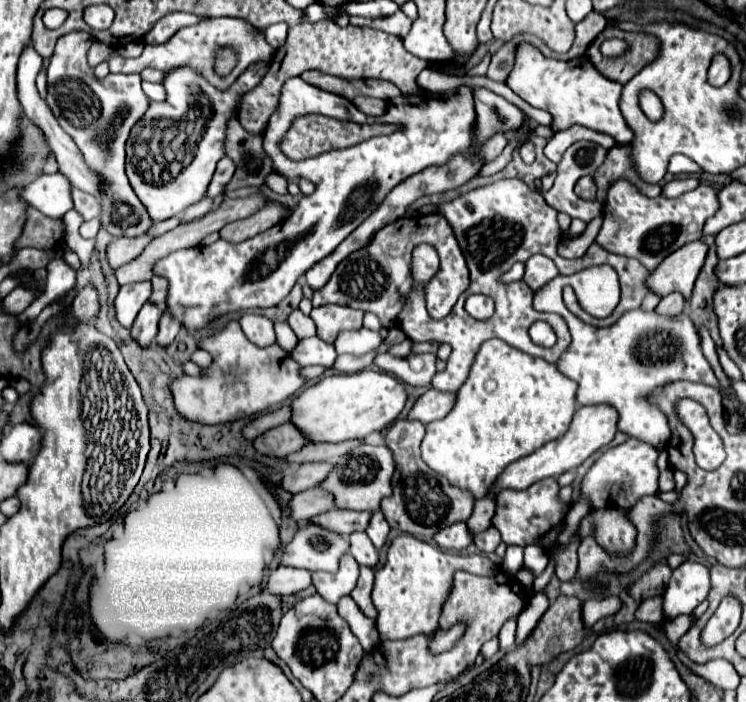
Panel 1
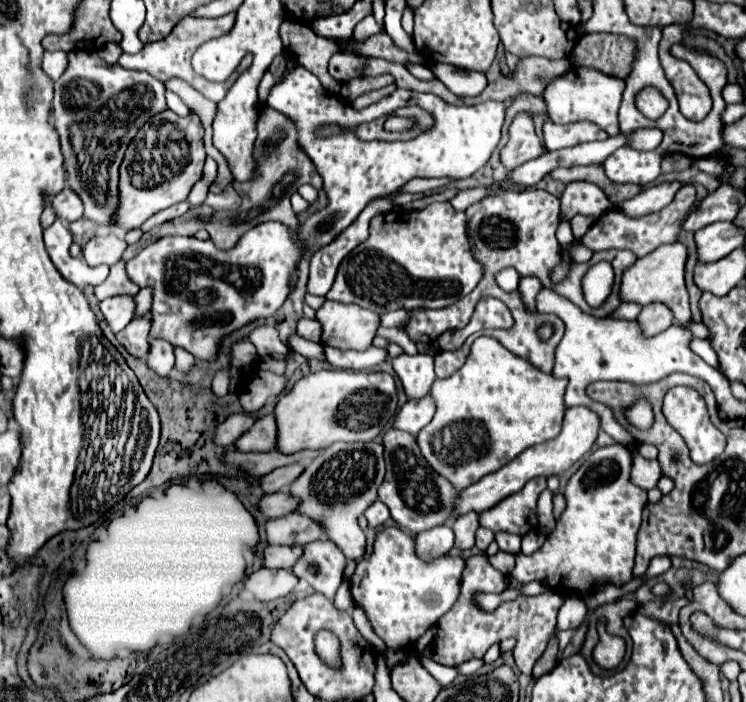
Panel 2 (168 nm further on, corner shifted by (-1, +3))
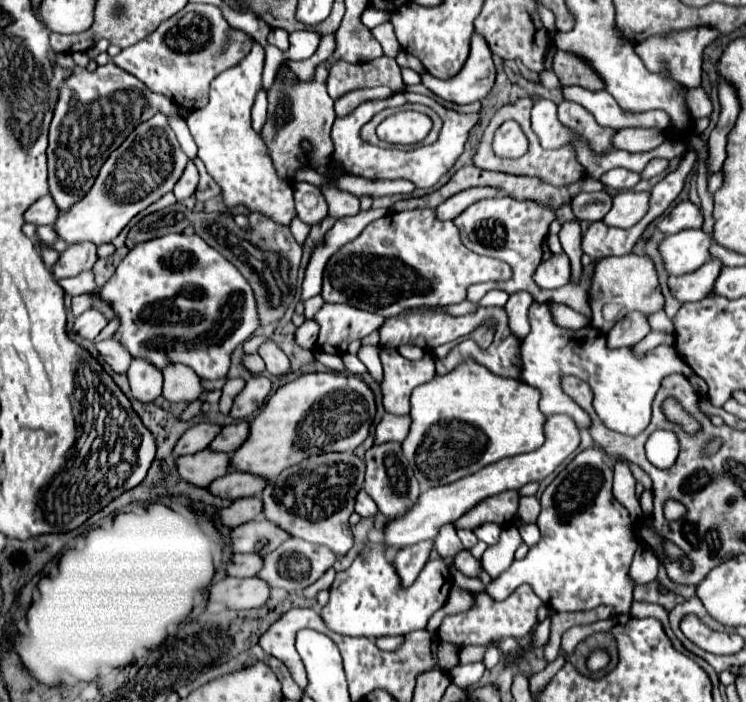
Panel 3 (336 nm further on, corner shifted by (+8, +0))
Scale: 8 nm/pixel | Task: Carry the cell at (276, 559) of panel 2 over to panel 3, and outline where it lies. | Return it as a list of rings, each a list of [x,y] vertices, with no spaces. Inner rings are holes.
[[[235,554],[225,566],[225,574],[233,578],[251,578],[259,572],[261,564],[259,554]]]

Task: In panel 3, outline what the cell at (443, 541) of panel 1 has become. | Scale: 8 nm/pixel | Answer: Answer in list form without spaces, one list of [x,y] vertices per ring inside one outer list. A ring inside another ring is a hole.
[[[419,542],[407,548],[401,548],[393,560],[395,572],[399,574],[399,580],[403,582],[403,586],[411,586],[415,582],[415,578],[419,576],[419,572],[423,570],[423,566],[429,560],[429,552],[433,548],[433,542]]]

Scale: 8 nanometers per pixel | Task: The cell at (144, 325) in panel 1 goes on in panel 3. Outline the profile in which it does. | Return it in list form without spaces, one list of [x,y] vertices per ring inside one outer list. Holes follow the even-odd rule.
[[[113,338],[99,342],[99,344],[97,344],[97,350],[99,350],[101,358],[103,358],[103,360],[111,366],[111,370],[117,372],[117,374],[123,374],[123,372],[129,368],[129,364],[131,364],[129,352],[123,350],[123,346],[121,346],[117,340],[113,340]]]

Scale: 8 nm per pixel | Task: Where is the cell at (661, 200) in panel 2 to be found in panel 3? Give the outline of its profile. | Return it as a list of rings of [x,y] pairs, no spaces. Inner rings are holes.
[[[621,192],[613,198],[613,208],[607,212],[603,222],[607,226],[629,228],[639,222],[649,204],[649,192]]]

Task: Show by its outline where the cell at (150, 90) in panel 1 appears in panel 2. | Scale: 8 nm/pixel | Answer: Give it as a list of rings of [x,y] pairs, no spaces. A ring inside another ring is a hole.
[[[166,91],[166,101],[168,101],[168,109],[172,109],[176,115],[180,115],[180,117],[188,115],[190,109],[188,109],[172,91]]]

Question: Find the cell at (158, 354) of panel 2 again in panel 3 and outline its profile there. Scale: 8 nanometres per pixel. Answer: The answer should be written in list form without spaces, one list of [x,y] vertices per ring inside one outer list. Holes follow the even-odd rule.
[[[135,358],[127,370],[129,388],[133,396],[141,402],[155,402],[155,398],[161,394],[163,376],[161,370],[157,370],[153,364]]]

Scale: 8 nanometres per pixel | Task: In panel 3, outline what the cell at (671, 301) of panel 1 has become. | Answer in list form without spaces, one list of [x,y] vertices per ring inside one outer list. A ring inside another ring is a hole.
[[[631,312],[621,318],[609,332],[607,332],[607,346],[613,348],[631,348],[639,340],[643,340],[651,332],[647,318],[641,312]]]

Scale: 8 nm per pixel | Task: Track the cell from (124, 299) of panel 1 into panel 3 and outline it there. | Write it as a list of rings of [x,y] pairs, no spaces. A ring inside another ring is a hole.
[[[87,310],[83,312],[79,318],[75,318],[75,324],[73,324],[73,330],[77,336],[81,338],[87,338],[87,340],[93,340],[103,328],[107,326],[107,320],[101,312],[97,310]]]

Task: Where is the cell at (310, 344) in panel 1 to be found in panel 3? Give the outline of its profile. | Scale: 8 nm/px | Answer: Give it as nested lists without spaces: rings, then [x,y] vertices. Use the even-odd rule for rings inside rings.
[[[345,352],[343,356],[343,362],[345,362],[345,368],[347,368],[347,372],[351,372],[351,374],[355,374],[355,376],[361,376],[361,374],[365,374],[367,372],[367,368],[365,368],[365,364],[355,356],[355,354],[349,354],[349,352]]]

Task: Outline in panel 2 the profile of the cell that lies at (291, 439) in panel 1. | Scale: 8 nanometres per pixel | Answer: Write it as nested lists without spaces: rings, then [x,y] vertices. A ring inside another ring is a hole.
[[[264,415],[256,421],[252,431],[246,431],[236,447],[240,451],[272,451],[276,449],[276,419],[274,415]]]

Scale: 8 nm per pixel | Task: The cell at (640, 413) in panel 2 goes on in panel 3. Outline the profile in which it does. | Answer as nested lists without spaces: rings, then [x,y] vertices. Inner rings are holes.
[[[533,302],[529,310],[529,322],[531,322],[531,334],[521,344],[521,358],[523,358],[523,374],[521,380],[527,382],[529,386],[537,388],[541,392],[539,400],[539,410],[545,416],[553,414],[567,414],[575,420],[577,426],[587,428],[589,426],[589,416],[585,410],[581,410],[563,390],[561,390],[561,376],[573,374],[585,382],[589,382],[593,390],[593,408],[601,422],[615,432],[627,434],[627,436],[637,436],[643,432],[649,424],[651,418],[651,404],[653,396],[659,390],[659,382],[677,372],[683,376],[691,376],[693,370],[679,358],[673,346],[657,346],[651,350],[645,358],[635,358],[631,348],[617,348],[611,350],[607,346],[607,340],[603,332],[595,328],[585,328],[577,332],[573,338],[567,338],[567,332],[559,328],[551,320],[551,312],[547,304]]]

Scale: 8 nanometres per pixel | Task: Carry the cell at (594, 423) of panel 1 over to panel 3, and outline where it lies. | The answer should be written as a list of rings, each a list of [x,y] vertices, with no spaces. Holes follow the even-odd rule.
[[[563,414],[549,416],[545,420],[545,444],[541,448],[527,452],[527,454],[503,458],[503,460],[499,460],[491,466],[485,466],[483,470],[479,470],[479,472],[475,472],[475,474],[471,474],[459,482],[429,488],[429,490],[421,492],[419,502],[415,502],[415,506],[411,506],[413,510],[407,510],[407,514],[403,514],[403,518],[395,518],[395,520],[387,522],[387,526],[383,528],[383,534],[385,534],[383,544],[395,546],[395,548],[405,548],[405,546],[411,546],[411,544],[417,544],[423,540],[435,540],[441,526],[455,522],[459,516],[463,516],[467,510],[477,506],[481,500],[495,496],[499,492],[505,492],[505,490],[519,490],[521,486],[525,486],[529,482],[541,482],[577,446],[579,446],[579,430],[577,430],[575,422]]]

